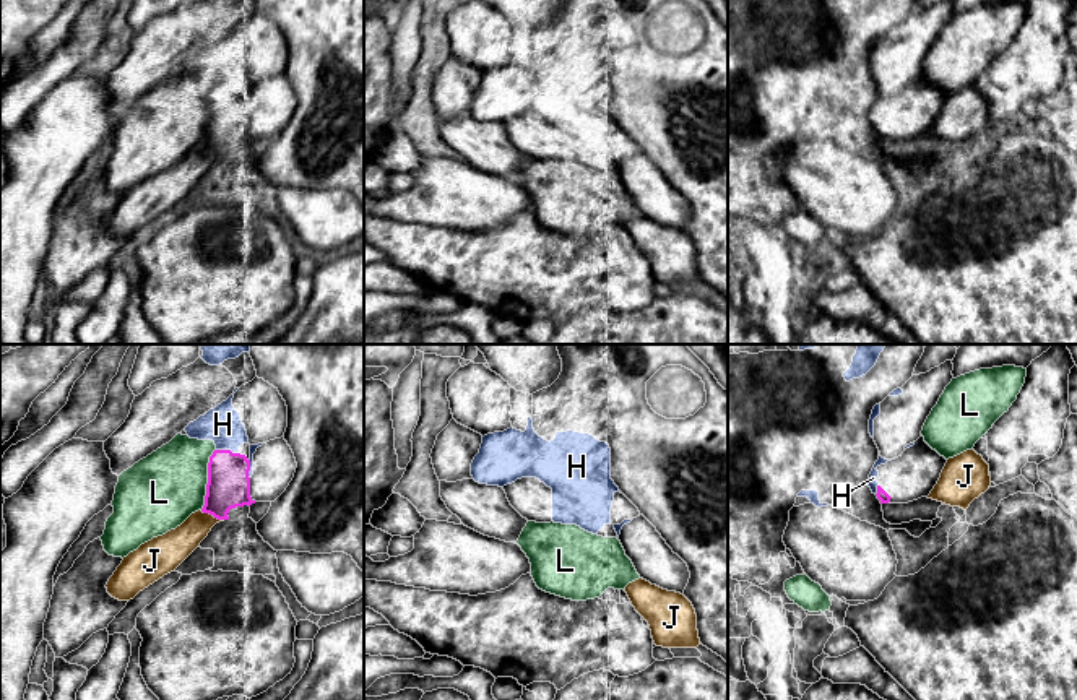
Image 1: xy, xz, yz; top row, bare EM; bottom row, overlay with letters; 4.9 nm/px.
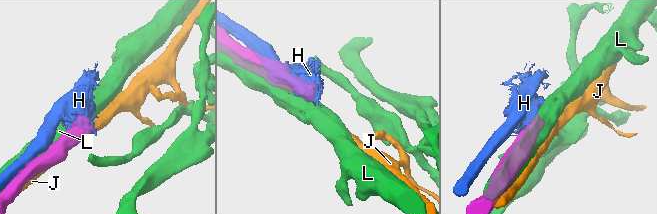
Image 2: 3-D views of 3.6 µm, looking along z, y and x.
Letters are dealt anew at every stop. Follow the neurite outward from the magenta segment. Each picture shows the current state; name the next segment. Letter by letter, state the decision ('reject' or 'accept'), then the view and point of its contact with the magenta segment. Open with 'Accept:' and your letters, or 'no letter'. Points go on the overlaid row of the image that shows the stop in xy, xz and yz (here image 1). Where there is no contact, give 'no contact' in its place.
Accept: no letter
H: reject; contact xy (228, 450)
J: reject; contact xy (211, 514)
L: reject; contact xy (208, 479)

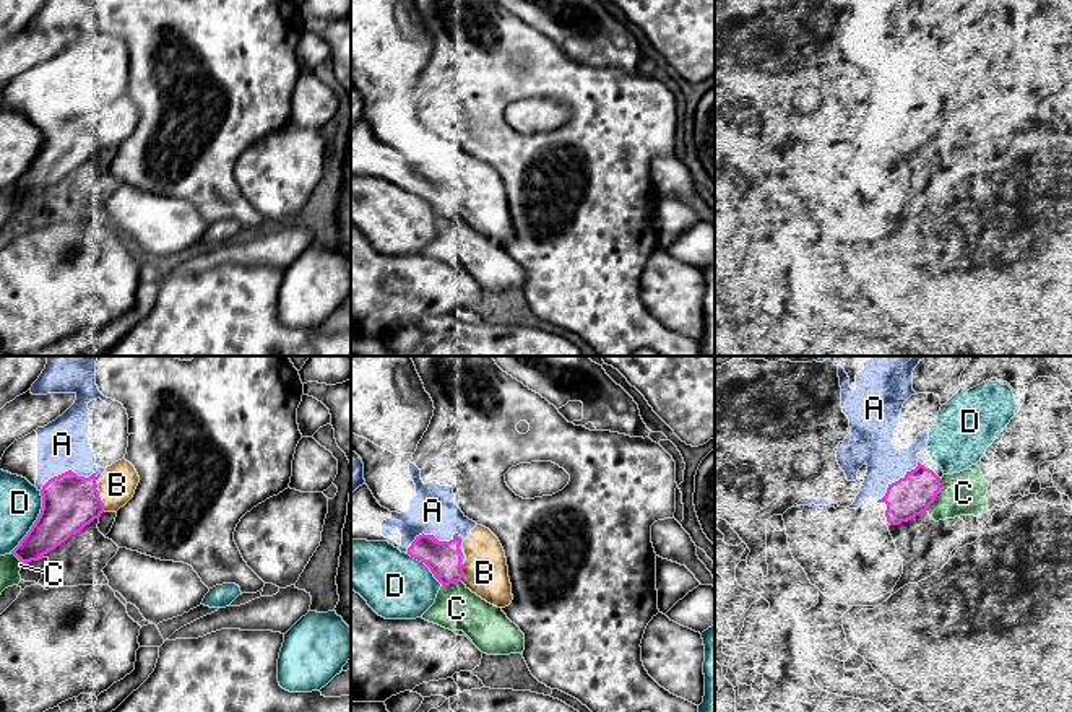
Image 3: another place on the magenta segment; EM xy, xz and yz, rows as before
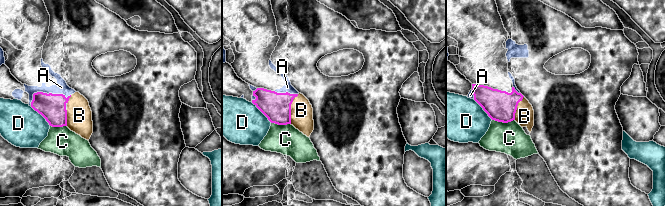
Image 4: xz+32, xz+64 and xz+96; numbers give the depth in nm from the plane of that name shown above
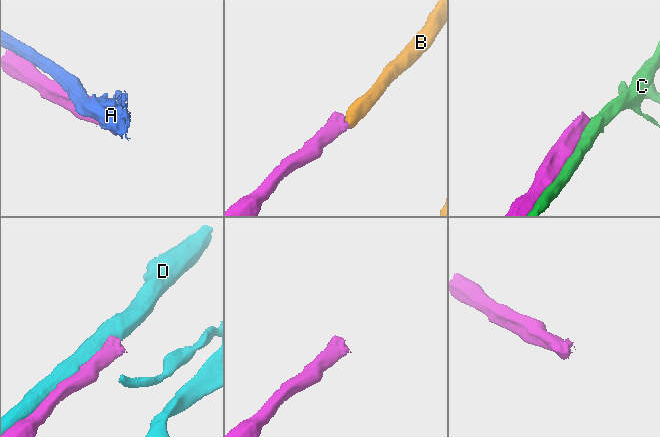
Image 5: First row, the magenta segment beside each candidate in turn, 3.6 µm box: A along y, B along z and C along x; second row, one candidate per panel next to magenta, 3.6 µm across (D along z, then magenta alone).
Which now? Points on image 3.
Accept: B
A: reject; contact xz (437, 540)
B: accept; contact xy (101, 501)
C: reject; contact yz (938, 493)
D: reject; contact xy (34, 522)

